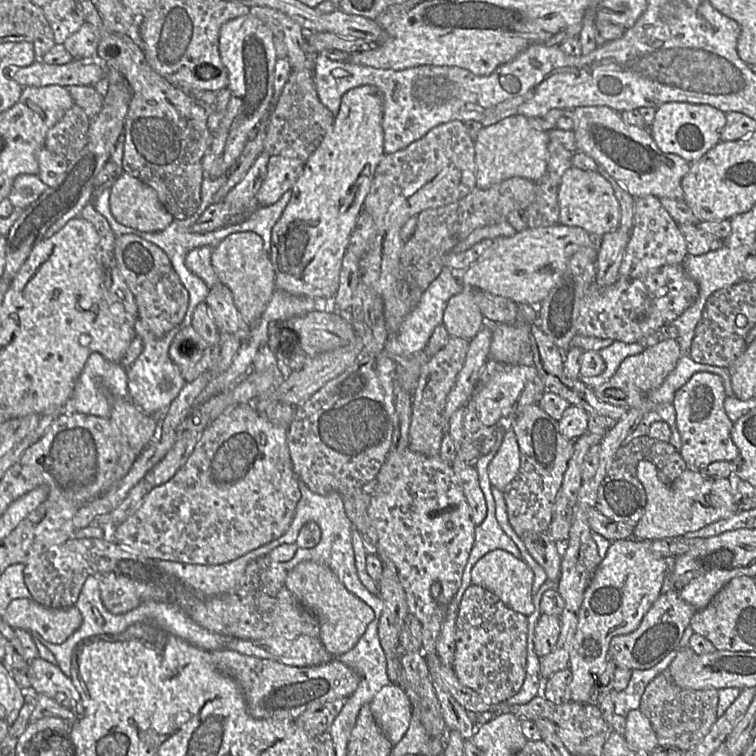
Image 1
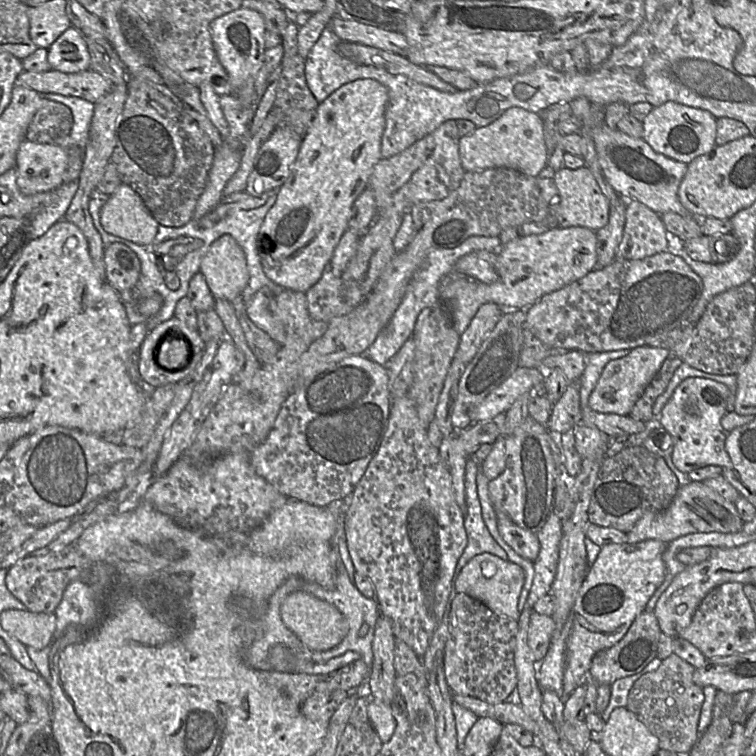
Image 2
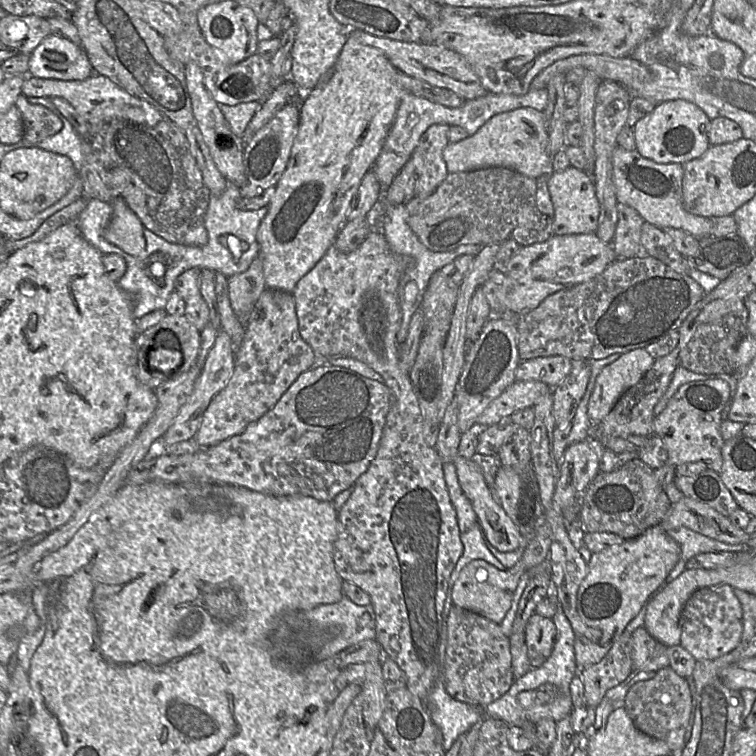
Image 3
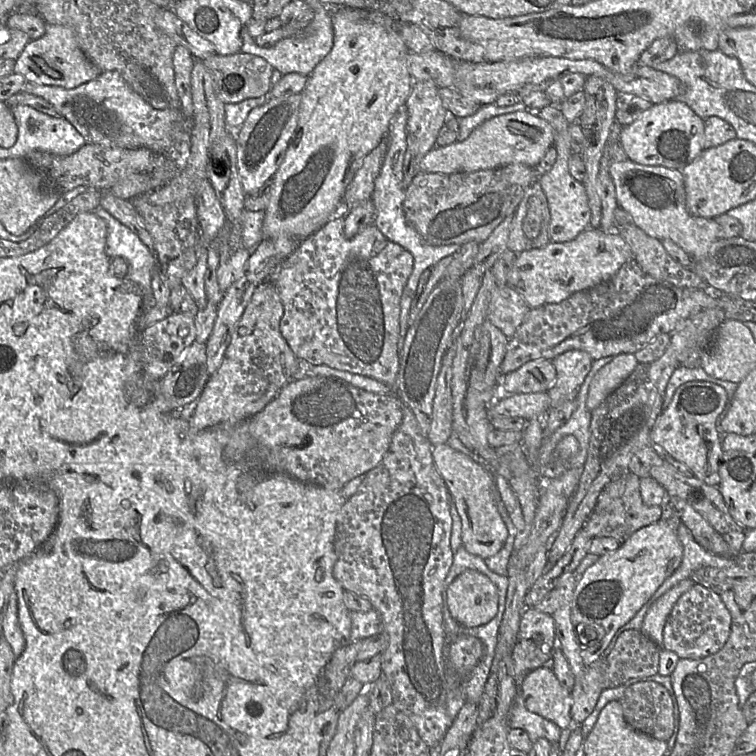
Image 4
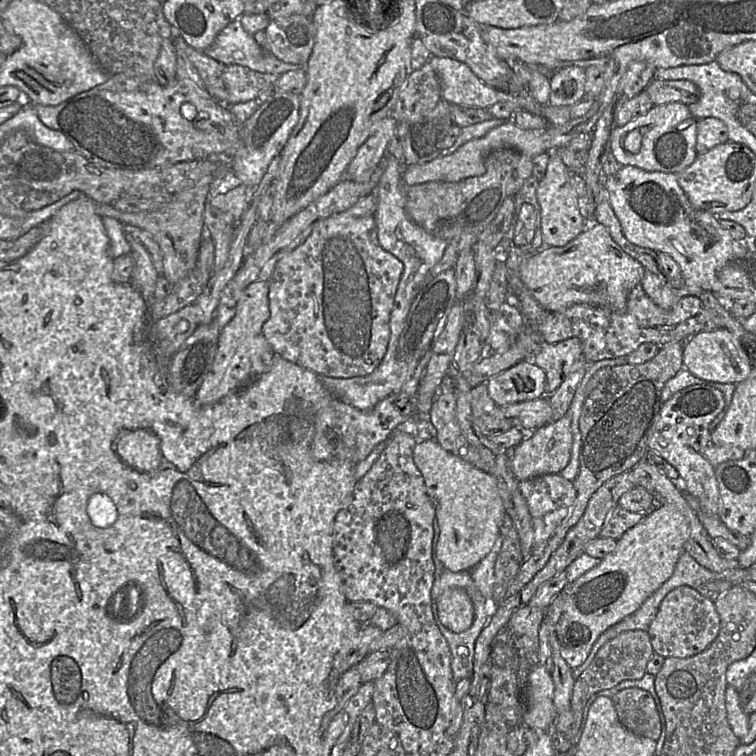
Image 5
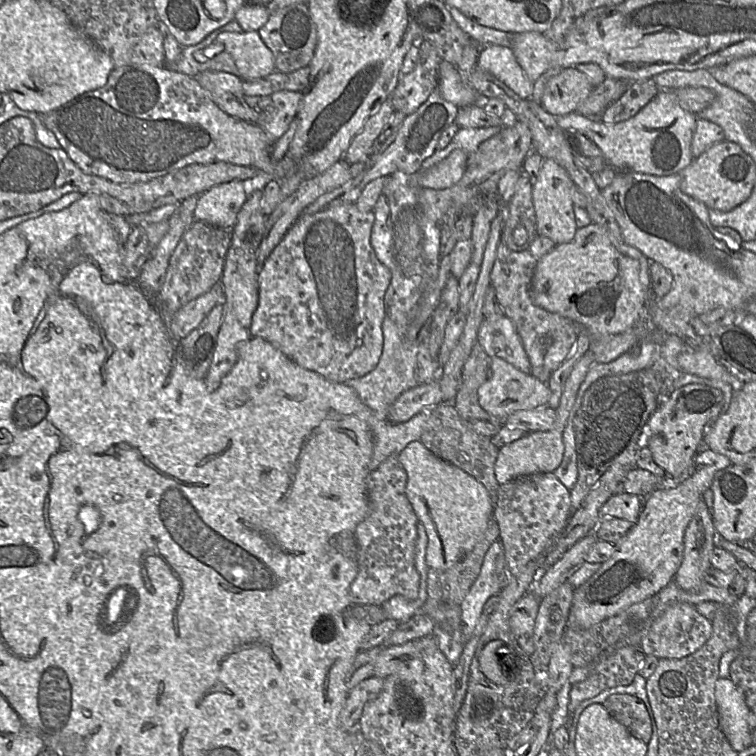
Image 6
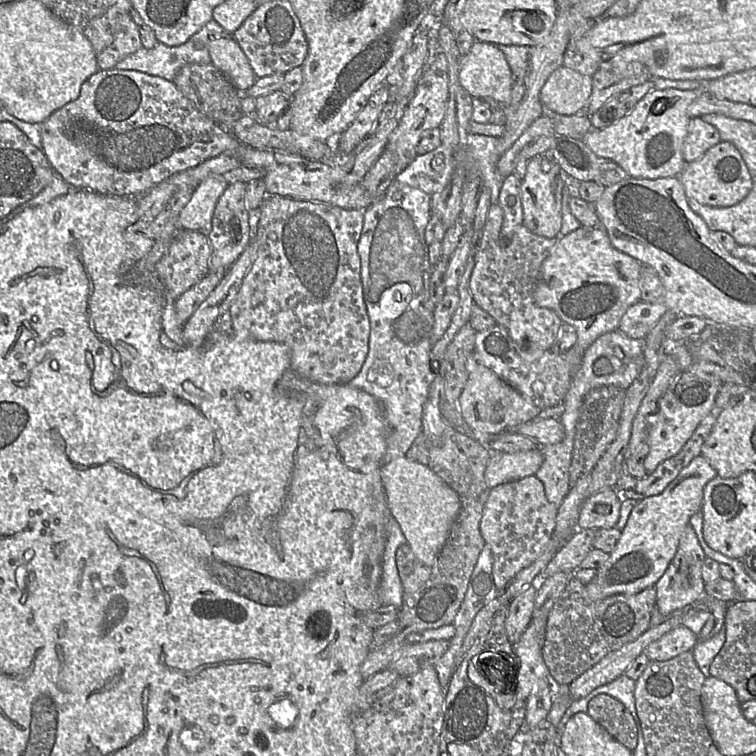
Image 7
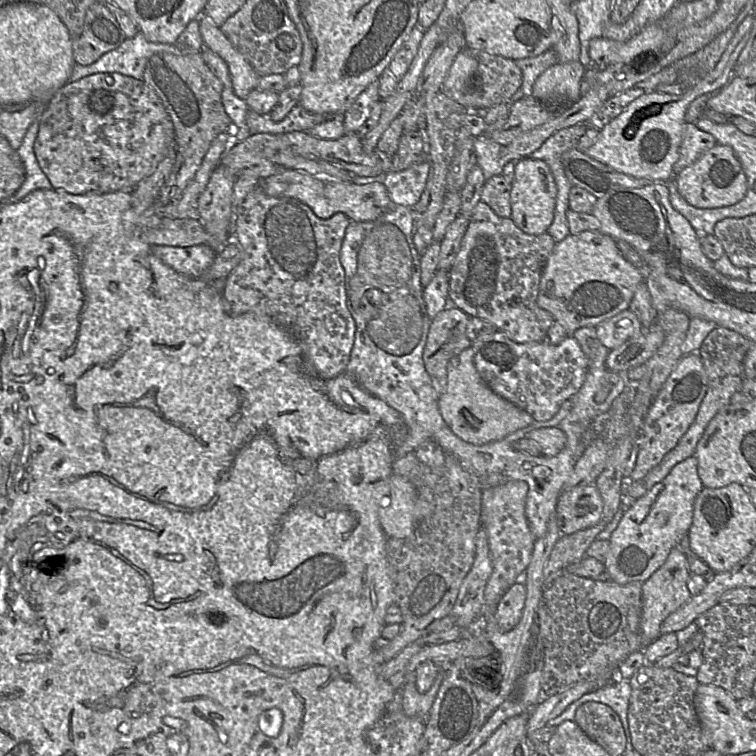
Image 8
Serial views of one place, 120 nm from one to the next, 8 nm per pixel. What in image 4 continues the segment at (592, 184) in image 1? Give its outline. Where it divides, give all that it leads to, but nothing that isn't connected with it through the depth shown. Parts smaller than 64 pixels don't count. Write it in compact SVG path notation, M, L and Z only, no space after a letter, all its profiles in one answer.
M570 133L566 140L563 136L555 134L553 147L557 151L556 162L552 169L542 176L541 187L547 198L550 212L549 239L551 242L563 243L575 239L590 226L591 209L583 182L575 180L569 171L568 161L572 154Z

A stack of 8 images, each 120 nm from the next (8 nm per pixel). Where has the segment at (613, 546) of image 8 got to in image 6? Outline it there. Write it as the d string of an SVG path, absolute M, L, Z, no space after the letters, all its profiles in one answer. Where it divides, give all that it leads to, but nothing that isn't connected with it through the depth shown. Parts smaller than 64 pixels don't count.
M702 446L695 456L693 473L688 478L681 480L674 487L658 488L647 496L643 500L643 507L637 521L616 545L613 556L601 564L599 570L584 584L574 589L569 612L569 624L584 629L590 628L633 604L654 597L672 581L683 558L684 532L689 519L705 491L710 489L716 472L730 464L731 462L726 456Z

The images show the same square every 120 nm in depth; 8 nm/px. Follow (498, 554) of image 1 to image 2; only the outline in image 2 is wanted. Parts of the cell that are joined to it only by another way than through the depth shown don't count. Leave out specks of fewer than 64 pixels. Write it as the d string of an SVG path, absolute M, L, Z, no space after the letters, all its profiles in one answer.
M490 553L474 556L461 570L456 583L457 593L464 593L482 602L494 613L514 620L518 619L521 611L518 601L525 582L525 572L522 567L503 560Z

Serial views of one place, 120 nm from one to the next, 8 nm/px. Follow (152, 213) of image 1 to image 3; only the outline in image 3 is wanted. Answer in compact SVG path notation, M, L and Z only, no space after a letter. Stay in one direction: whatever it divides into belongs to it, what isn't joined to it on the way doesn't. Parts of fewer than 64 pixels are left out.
M122 196L113 198L113 215L104 237L124 252L138 256L146 247L144 226Z

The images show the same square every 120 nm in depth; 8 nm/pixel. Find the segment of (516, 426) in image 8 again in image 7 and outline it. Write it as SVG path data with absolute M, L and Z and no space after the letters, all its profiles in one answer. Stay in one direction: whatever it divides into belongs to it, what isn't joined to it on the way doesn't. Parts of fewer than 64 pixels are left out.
M473 352L466 361L467 382L459 397L459 409L466 423L482 433L500 433L509 427L516 427L535 419L540 409L529 398L497 376L479 361Z

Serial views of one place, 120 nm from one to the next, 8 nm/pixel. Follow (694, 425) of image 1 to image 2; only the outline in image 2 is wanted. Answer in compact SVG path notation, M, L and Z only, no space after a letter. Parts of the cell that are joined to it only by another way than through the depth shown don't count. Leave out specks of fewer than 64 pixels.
M689 377L675 389L668 402L657 417L673 438L674 448L671 461L682 473L716 465L722 468L731 466L730 457L725 450L727 432L721 426L721 418L726 413L728 387L718 381L707 378Z

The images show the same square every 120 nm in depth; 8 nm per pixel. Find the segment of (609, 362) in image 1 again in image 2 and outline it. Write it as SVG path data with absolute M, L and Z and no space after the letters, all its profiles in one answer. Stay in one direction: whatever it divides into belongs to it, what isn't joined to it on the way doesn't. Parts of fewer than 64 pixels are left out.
M629 349L595 352L585 355L585 370L578 380L580 408L588 406L589 397L595 388L604 367L612 360L625 357L630 352Z

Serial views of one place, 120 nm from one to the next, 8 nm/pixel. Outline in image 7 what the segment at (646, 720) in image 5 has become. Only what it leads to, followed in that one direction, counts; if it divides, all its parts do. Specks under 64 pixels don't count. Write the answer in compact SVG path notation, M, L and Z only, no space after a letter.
M600 694L590 700L587 713L615 740L634 751L638 726L622 702L610 695Z

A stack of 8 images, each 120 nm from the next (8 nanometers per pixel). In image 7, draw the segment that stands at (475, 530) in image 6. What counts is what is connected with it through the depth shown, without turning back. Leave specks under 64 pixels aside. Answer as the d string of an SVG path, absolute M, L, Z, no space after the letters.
M405 455L382 464L381 478L387 506L406 543L422 563L432 566L459 514L458 494L429 467L409 460Z

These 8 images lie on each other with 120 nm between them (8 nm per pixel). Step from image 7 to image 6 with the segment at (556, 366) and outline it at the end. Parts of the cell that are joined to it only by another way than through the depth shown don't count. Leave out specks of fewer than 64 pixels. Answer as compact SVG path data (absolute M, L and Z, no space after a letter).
M504 314L497 319L483 319L478 329L478 342L488 356L502 358L520 371L531 373L531 365L515 325Z

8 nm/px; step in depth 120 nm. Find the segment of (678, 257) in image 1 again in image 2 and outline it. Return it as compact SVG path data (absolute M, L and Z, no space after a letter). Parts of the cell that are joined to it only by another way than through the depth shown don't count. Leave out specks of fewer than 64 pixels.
M625 200L625 205L625 225L616 259L640 260L666 251L679 255L683 243L671 238L661 214L636 200Z

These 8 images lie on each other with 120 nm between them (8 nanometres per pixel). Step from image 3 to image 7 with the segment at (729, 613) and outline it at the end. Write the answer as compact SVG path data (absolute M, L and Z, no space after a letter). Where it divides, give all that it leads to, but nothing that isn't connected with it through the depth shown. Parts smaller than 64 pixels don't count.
M679 625L650 643L643 652L652 661L666 661L684 652L692 651L697 643L697 634L688 627Z

